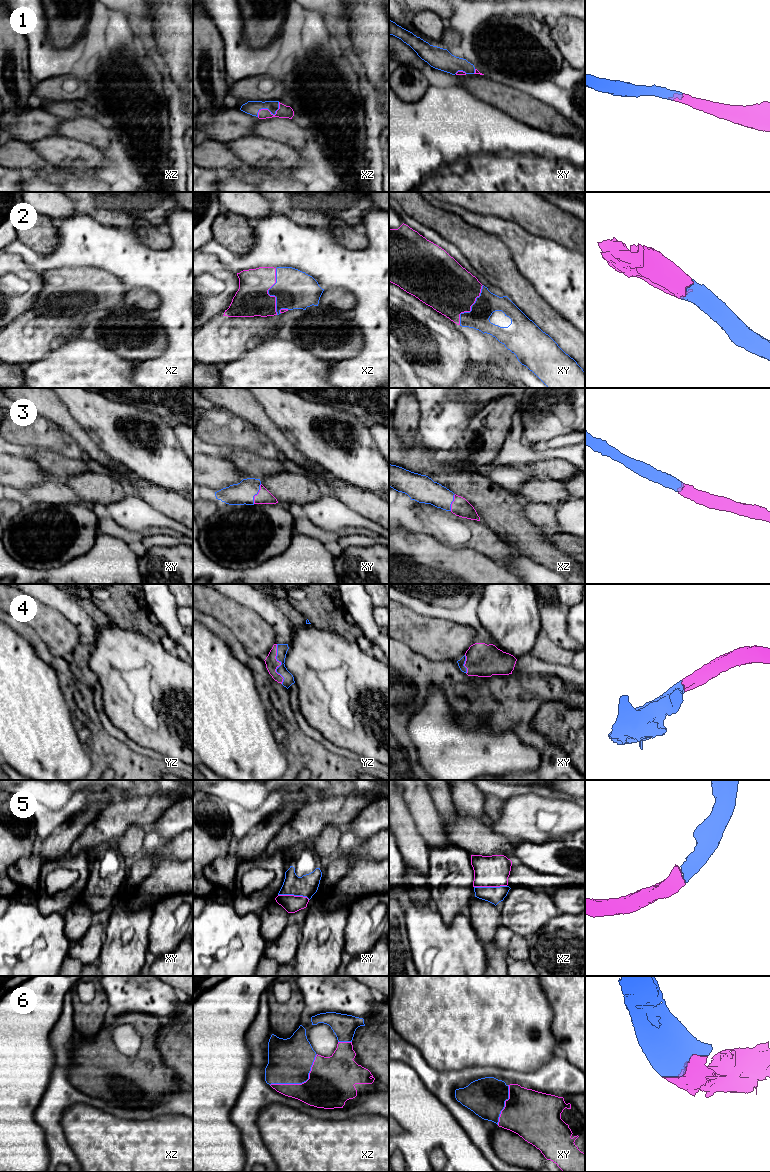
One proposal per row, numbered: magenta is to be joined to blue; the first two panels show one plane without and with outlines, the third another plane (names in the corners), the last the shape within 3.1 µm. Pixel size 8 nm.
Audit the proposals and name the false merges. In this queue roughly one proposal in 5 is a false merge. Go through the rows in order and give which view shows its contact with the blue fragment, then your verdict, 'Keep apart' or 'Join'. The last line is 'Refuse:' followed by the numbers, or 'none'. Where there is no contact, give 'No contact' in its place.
1: Touches blue in xz. Join
2: Touches blue in xz. Join
3: Touches blue in xy. Join
4: Touches blue in yz. Join
5: Touches blue in xz. Join
6: Touches blue in xz. Join
Refuse: none

